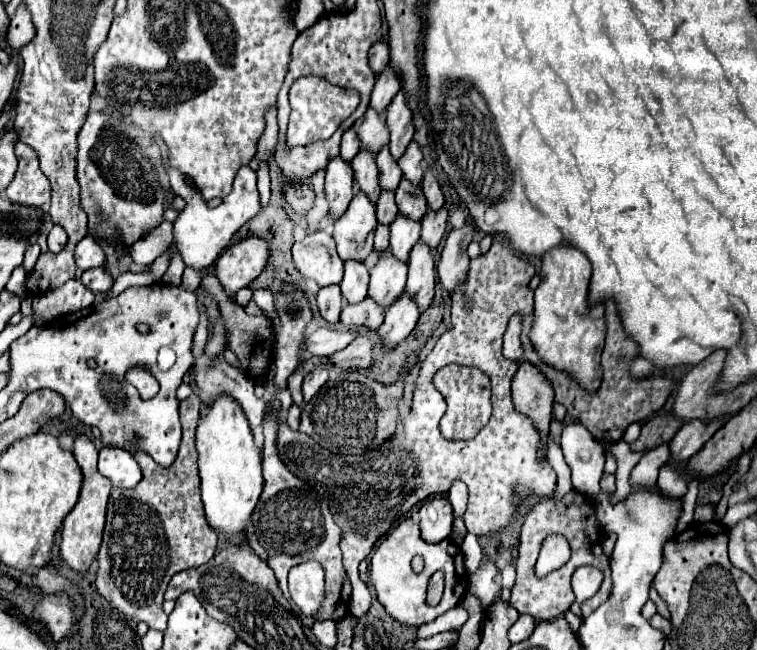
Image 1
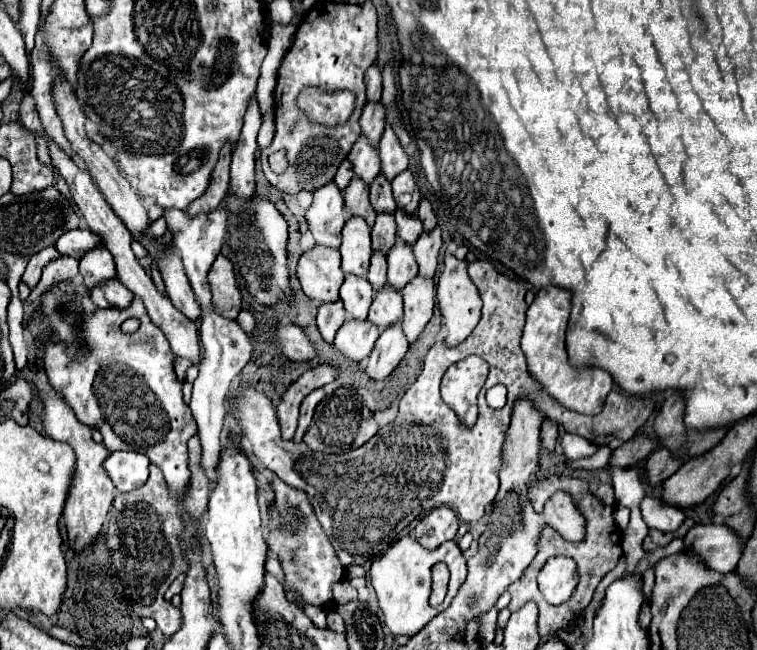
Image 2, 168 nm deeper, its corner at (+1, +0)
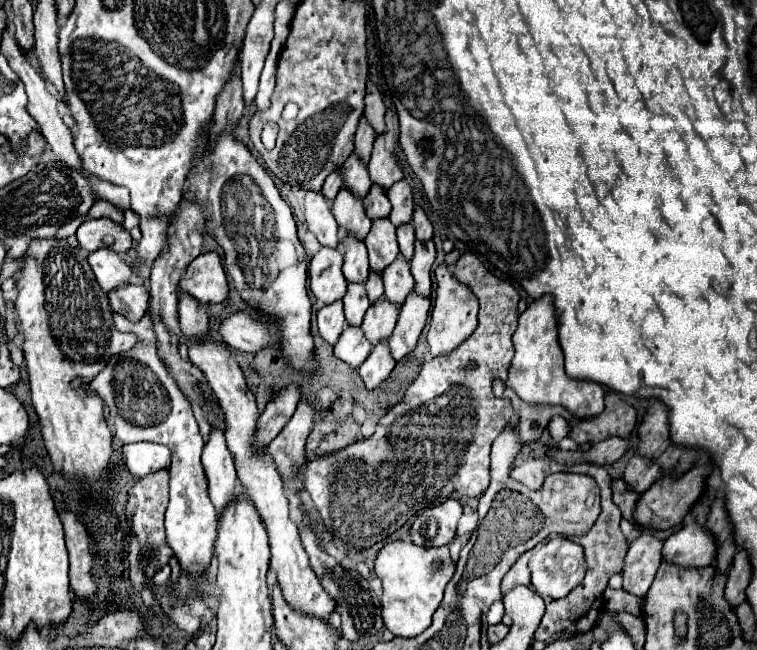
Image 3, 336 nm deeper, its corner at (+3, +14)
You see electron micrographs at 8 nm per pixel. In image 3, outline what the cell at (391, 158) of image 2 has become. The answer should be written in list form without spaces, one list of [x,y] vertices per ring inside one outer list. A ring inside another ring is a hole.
[[[385,132],[377,136],[375,146],[373,146],[373,154],[371,154],[371,160],[369,160],[367,168],[369,168],[371,182],[379,184],[379,186],[383,186],[387,190],[391,184],[395,184],[397,180],[403,178],[403,172],[397,166],[397,160],[395,160],[393,152],[389,152],[385,148],[383,140],[385,140]]]

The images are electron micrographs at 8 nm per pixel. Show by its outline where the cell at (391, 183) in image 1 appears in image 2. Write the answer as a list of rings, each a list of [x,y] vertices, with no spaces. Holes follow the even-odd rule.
[[[381,174],[369,186],[369,202],[377,214],[381,214],[381,212],[395,214],[395,210],[397,210],[393,194],[391,194],[391,184]]]

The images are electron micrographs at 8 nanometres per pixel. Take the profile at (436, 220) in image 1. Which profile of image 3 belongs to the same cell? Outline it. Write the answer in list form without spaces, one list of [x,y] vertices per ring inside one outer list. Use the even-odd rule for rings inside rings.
[[[415,240],[415,254],[411,258],[411,274],[415,278],[415,290],[421,296],[431,294],[431,266],[435,262],[435,242]]]

